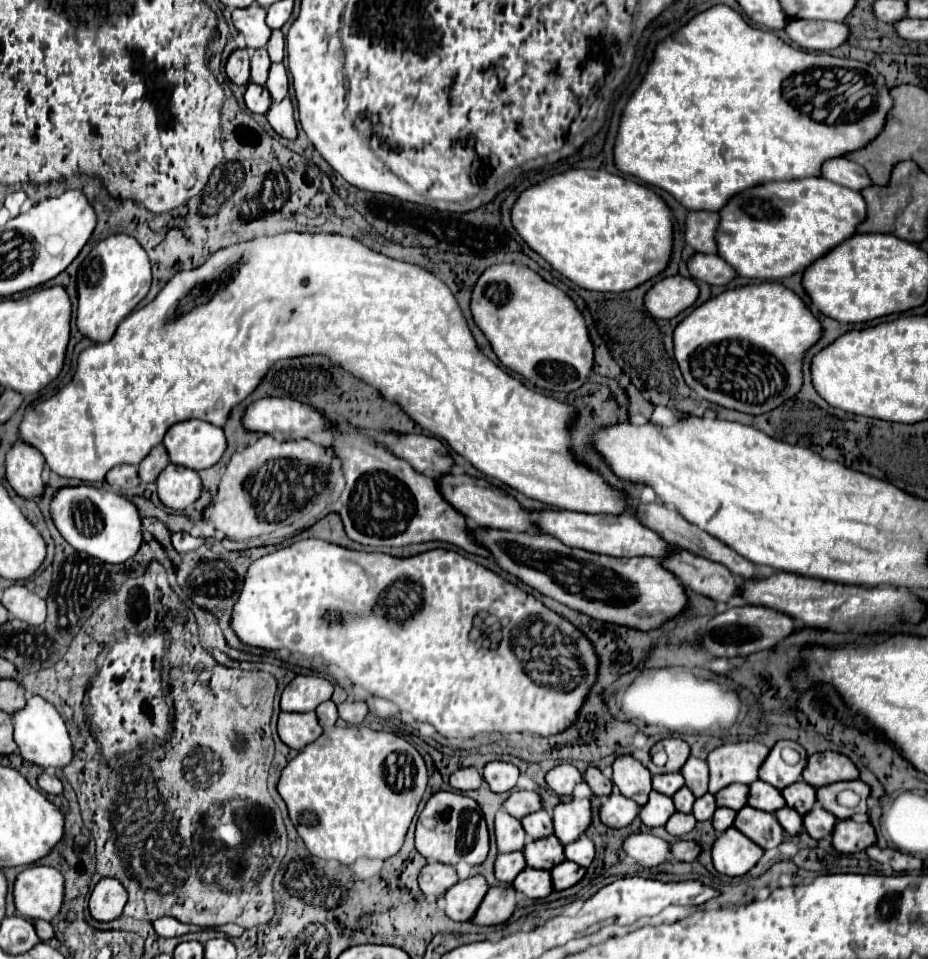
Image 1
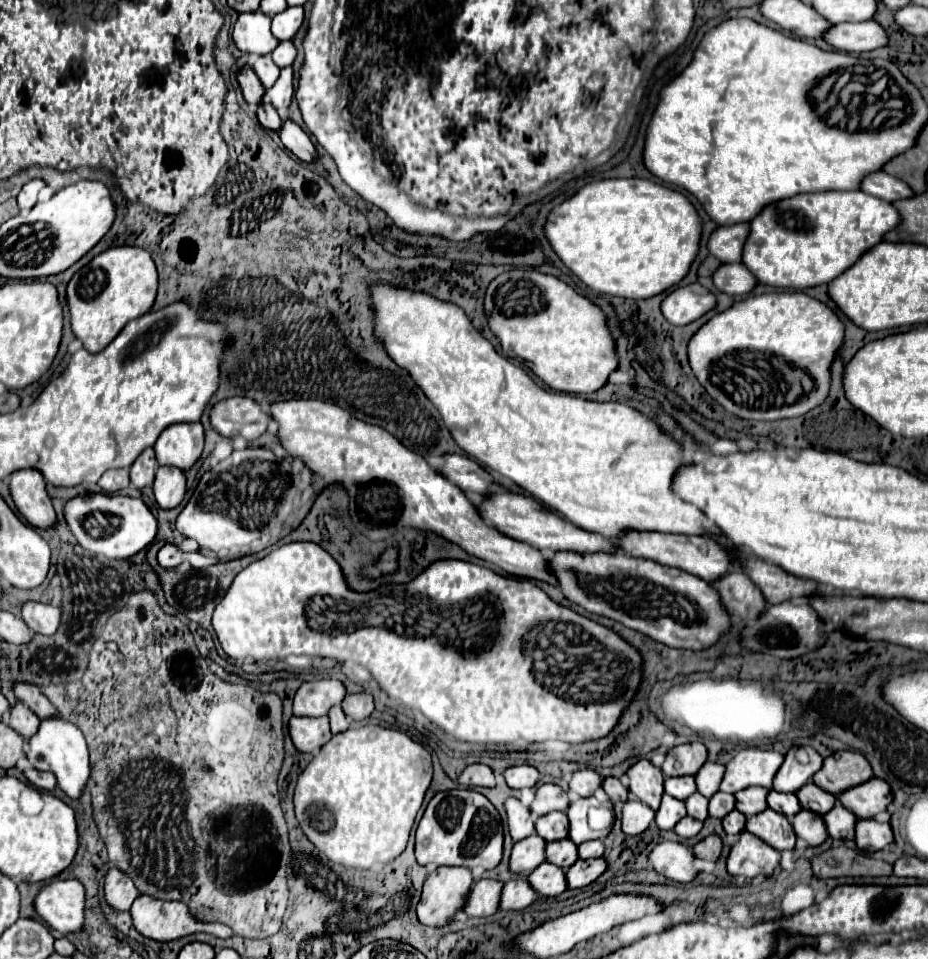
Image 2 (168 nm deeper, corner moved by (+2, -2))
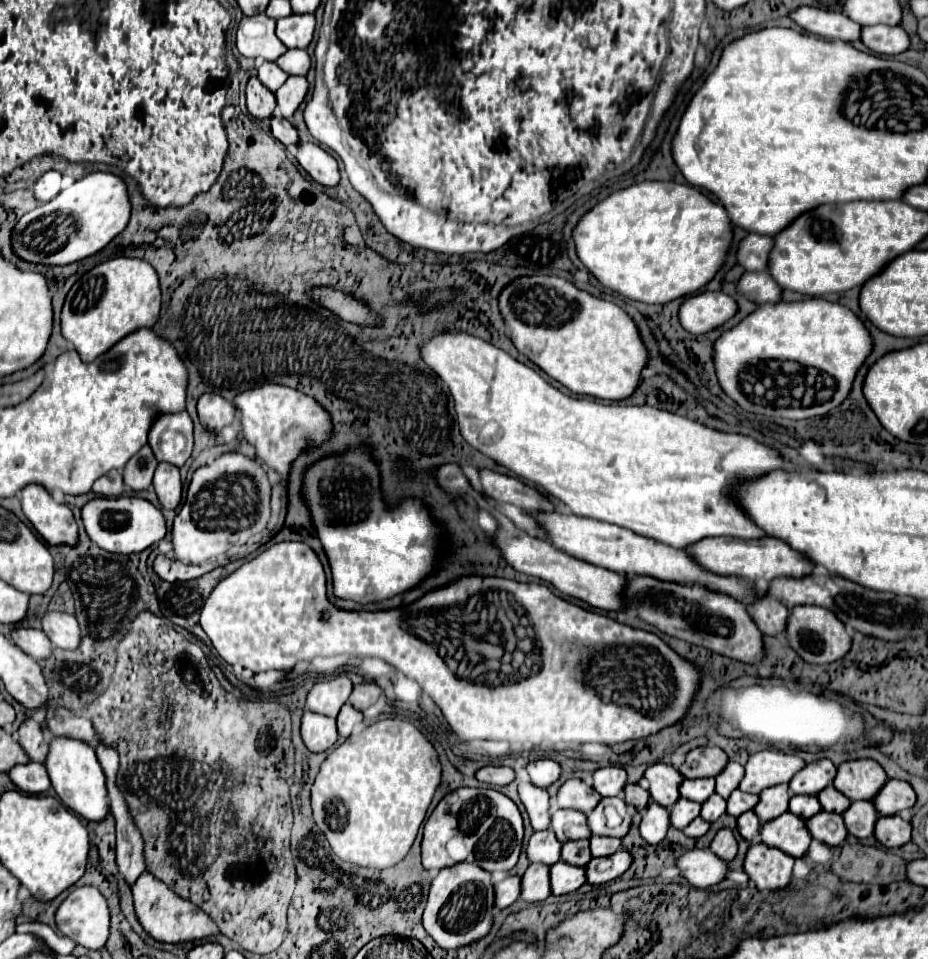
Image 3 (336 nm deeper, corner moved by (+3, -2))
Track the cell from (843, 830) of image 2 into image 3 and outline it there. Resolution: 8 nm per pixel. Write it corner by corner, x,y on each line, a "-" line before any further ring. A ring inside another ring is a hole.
858,800
858,802
852,802
848,810
842,812
842,818
844,818
844,826
848,834
862,840
862,838
872,836
878,812
874,810
872,802

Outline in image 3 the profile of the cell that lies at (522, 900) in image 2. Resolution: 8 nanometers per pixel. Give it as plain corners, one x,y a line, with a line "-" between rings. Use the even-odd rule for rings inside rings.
530,864
528,870
522,876
522,890
520,890
520,900
524,902
542,902
550,896
550,876
548,876
546,864

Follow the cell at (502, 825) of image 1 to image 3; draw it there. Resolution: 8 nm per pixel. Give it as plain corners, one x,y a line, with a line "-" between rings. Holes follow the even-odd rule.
526,780
526,782
518,784
518,796
526,808
532,830
534,832
546,830
550,824
550,796
548,796
548,792

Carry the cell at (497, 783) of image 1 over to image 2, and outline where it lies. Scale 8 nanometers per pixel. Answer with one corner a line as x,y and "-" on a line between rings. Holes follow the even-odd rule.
529,764
507,768
503,776
511,788
525,788
525,786
533,788
539,782
539,770

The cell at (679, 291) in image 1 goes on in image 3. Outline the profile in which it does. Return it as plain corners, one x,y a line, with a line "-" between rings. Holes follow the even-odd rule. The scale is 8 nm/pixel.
698,292
678,308
678,320
690,334
704,334
736,314
736,302
724,292

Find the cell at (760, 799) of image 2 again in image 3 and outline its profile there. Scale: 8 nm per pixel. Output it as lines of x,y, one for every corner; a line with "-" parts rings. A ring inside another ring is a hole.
780,784
774,786
770,790
762,790
762,794
758,794
758,804
754,806
754,814
758,814
758,820
764,824
772,818
776,818
778,814
786,812
788,806
788,786

